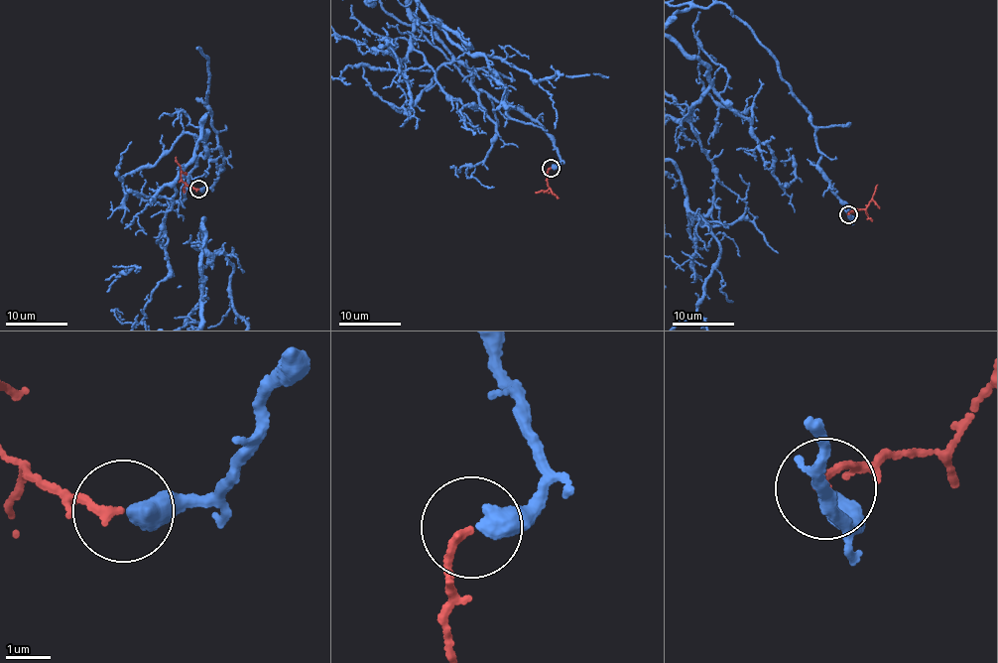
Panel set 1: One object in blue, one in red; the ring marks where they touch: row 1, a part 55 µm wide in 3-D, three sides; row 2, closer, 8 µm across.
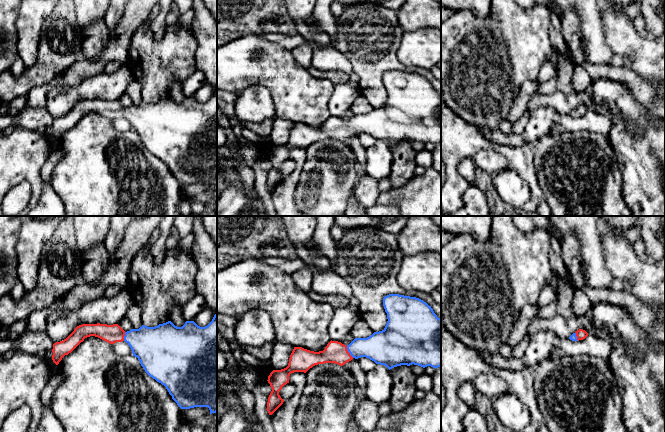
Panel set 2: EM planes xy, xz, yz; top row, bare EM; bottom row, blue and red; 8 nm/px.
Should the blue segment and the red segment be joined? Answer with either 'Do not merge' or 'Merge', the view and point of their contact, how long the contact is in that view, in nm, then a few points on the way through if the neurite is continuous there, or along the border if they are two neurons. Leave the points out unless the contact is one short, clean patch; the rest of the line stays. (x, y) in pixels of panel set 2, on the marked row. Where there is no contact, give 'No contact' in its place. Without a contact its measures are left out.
Merge. Touches blue at xz (349, 352). Shared border 110 nm. Path across: xz (379, 347), (359, 347), (349, 352), (335, 352)

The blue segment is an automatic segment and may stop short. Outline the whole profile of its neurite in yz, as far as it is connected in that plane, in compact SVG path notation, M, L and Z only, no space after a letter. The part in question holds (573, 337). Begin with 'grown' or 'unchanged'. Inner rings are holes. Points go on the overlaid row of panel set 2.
grown | M579 329L577 330L575 333L573 333L569 339L572 341L579 341L579 340L583 340L588 336L588 333L583 330L583 329Z

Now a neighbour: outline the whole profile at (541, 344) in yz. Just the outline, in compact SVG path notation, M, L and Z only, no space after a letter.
M543 329L530 337L523 357L527 369L533 369L539 362L546 360L554 349L560 349L569 359L580 355L596 356L608 360L613 348L609 341L588 335L585 339L572 341L561 338L551 330Z

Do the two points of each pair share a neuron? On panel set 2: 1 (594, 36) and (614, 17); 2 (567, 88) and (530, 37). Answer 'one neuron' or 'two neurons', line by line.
1: two neurons
2: two neurons

